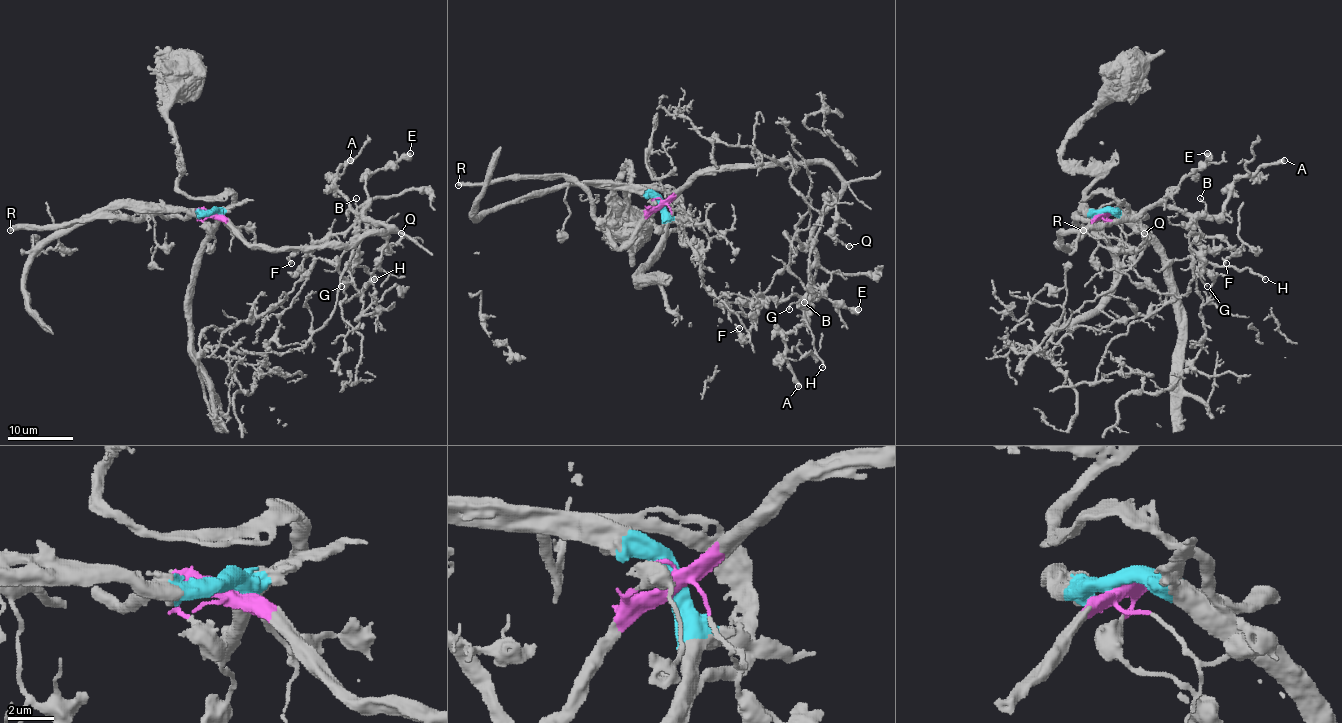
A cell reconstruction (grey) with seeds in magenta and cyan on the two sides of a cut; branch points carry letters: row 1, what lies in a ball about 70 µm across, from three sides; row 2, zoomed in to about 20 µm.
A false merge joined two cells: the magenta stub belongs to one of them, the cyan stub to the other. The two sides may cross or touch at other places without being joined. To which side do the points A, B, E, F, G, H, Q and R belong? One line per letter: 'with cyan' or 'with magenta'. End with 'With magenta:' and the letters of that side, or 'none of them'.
A: with magenta
B: with magenta
E: with magenta
F: with magenta
G: with magenta
H: with magenta
Q: with magenta
R: with magenta
With magenta: A, B, E, F, G, H, Q, R

